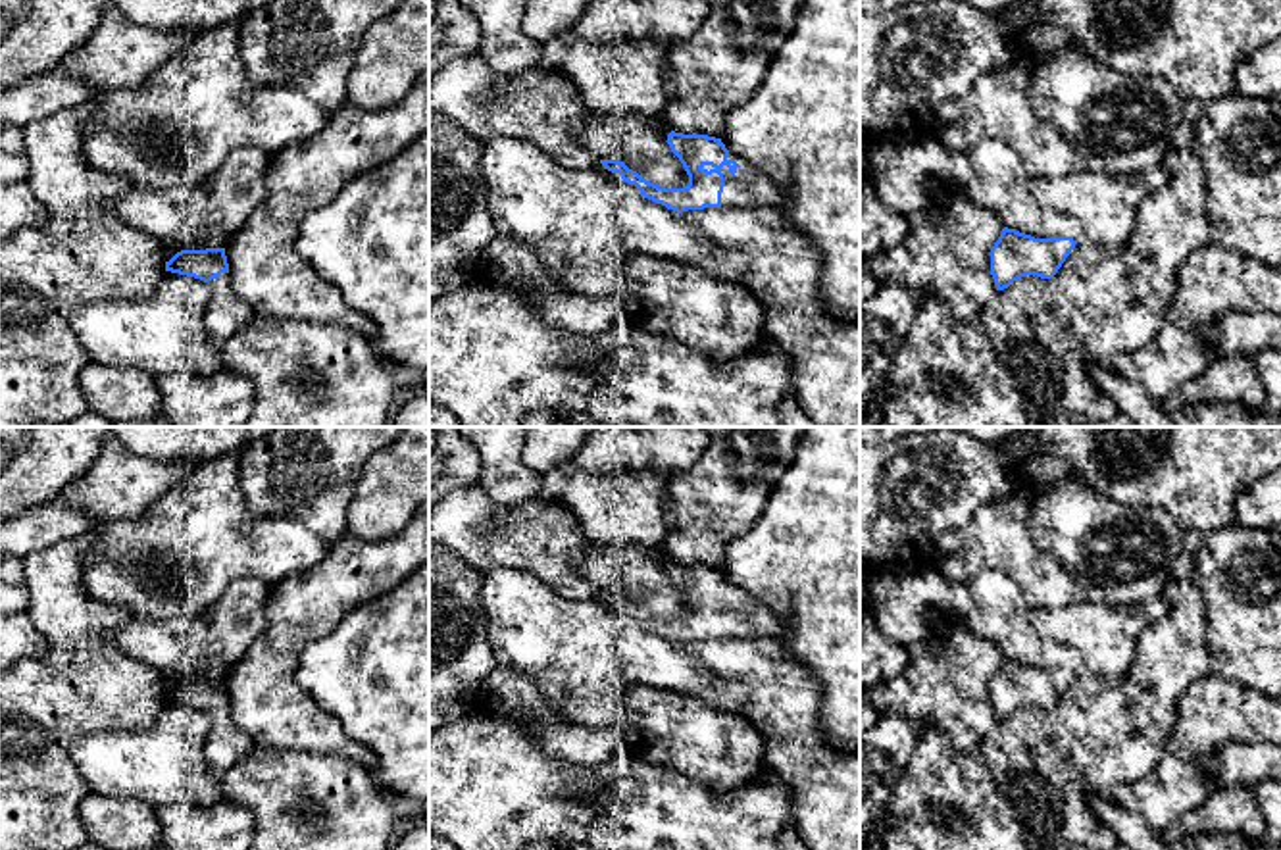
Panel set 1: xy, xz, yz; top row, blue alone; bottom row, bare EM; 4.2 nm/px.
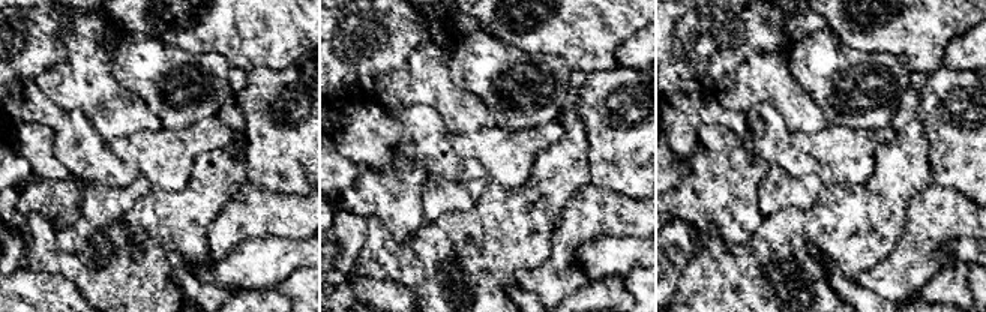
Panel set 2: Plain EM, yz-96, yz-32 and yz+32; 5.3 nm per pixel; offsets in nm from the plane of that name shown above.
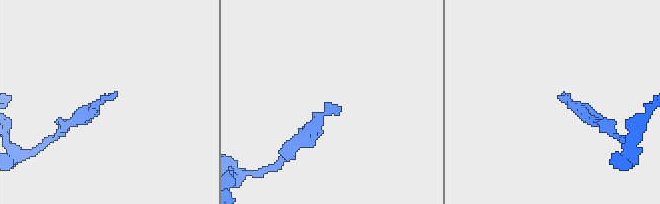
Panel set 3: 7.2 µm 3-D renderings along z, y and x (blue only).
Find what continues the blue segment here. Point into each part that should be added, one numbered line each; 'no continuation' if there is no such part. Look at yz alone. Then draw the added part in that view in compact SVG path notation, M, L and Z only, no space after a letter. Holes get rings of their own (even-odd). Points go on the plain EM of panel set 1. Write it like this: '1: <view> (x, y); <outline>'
no continuation

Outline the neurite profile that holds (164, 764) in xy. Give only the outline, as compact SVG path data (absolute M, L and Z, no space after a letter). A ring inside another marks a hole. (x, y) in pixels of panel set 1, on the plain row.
M165 702L146 729L87 735L69 756L90 792L163 806L204 808L221 794L206 762L208 713Z

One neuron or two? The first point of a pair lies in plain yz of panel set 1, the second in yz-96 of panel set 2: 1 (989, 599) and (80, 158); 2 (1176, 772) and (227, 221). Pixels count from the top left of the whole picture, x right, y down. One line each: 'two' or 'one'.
1: one
2: one

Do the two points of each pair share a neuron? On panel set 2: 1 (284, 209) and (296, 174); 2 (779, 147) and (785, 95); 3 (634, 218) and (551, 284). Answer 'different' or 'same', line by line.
1: different
2: different
3: same

